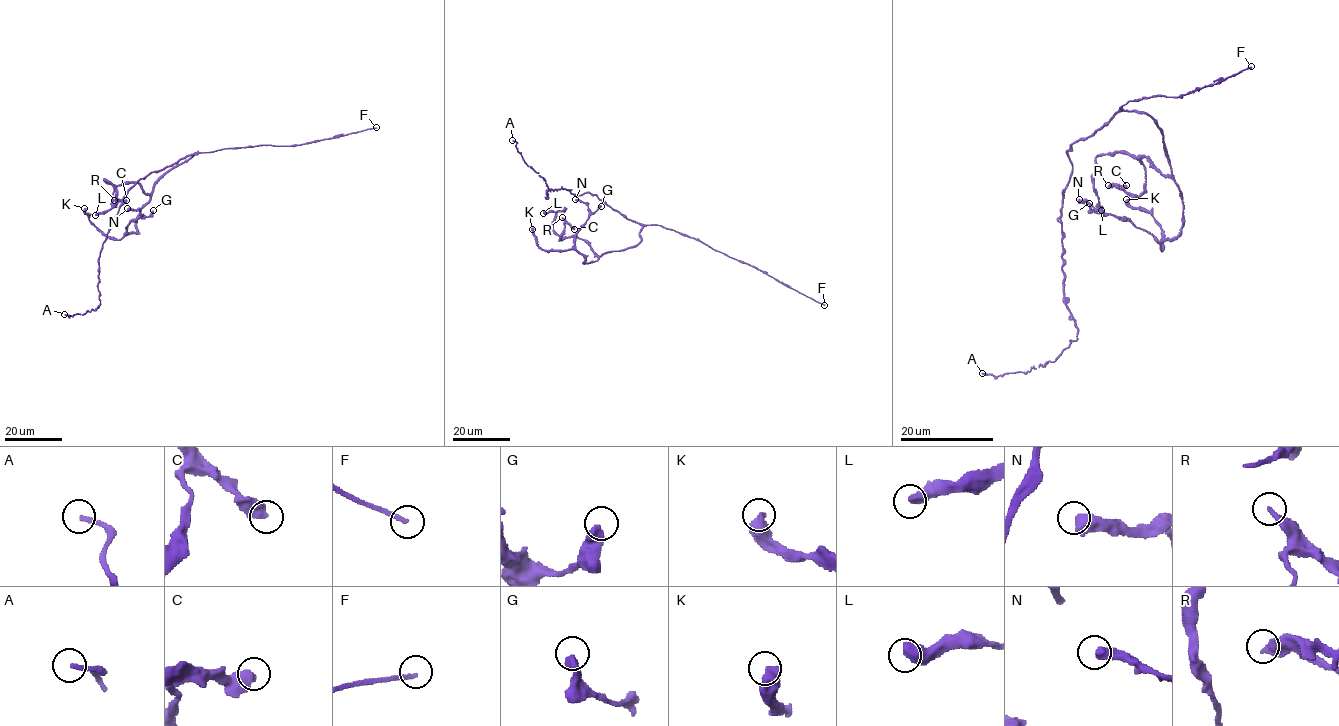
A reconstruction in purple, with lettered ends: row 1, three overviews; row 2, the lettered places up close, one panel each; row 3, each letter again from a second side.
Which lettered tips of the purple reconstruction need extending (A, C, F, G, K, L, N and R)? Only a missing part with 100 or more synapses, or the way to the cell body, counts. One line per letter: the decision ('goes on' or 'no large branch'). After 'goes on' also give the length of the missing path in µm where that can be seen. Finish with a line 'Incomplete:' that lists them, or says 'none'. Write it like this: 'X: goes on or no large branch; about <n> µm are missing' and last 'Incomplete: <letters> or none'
A: no large branch
C: no large branch
F: goes on; about 180 µm are missing
G: no large branch
K: no large branch
L: no large branch
N: no large branch
R: no large branch
Incomplete: F

